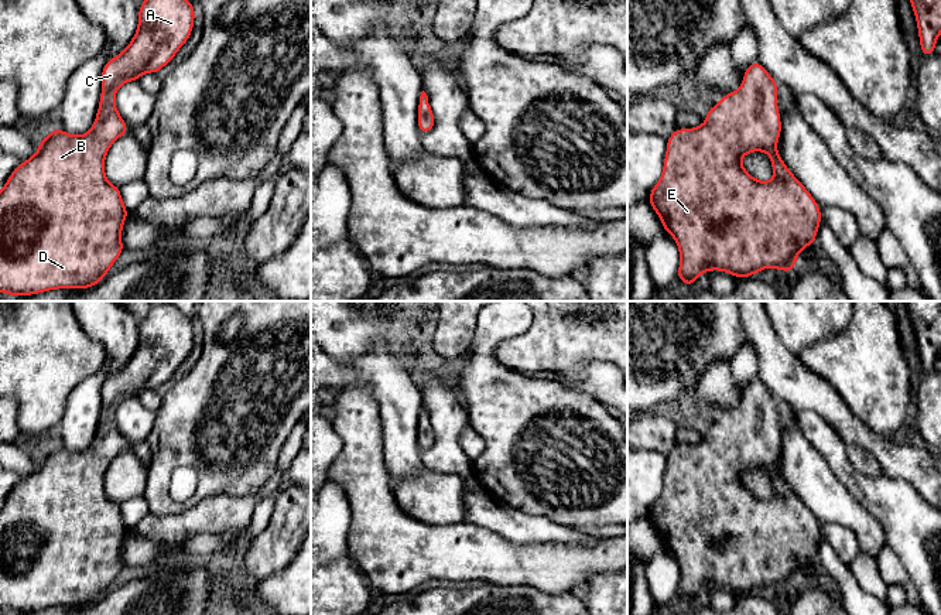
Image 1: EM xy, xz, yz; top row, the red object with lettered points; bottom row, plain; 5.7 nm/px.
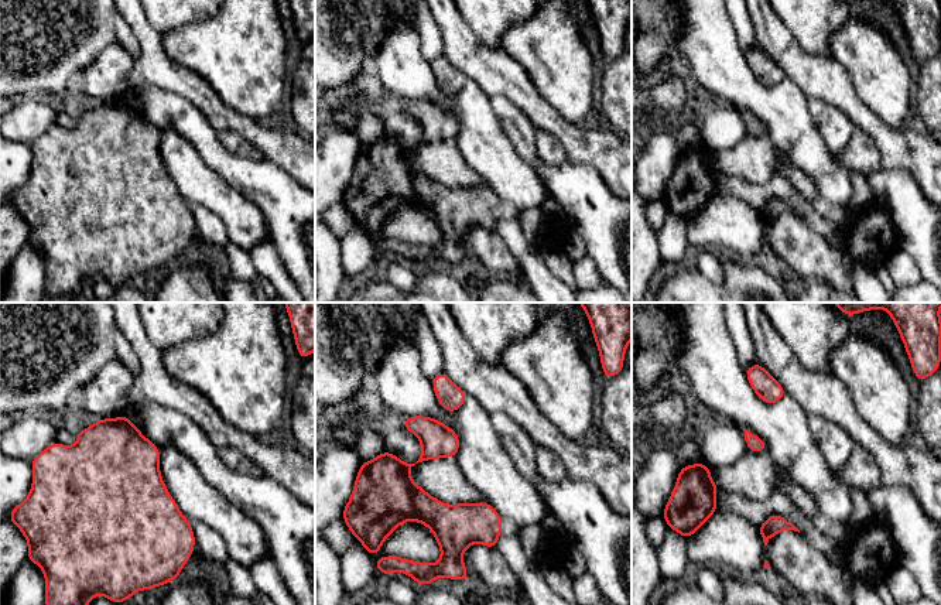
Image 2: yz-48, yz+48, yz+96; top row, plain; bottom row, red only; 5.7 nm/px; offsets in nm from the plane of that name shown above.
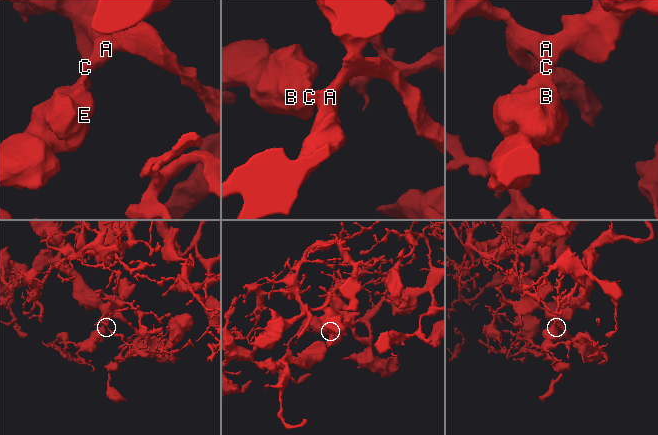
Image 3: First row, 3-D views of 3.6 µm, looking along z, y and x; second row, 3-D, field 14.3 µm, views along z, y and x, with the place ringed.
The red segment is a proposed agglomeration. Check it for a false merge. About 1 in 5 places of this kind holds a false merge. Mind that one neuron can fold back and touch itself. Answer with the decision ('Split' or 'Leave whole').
Leave whole

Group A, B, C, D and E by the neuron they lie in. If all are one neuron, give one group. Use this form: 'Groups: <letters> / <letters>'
Groups: A B C D E

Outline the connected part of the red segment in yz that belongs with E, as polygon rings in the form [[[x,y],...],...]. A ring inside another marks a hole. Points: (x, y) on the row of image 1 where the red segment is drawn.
[[[756,61],[746,68],[743,83],[738,90],[722,95],[718,105],[705,110],[708,117],[705,123],[695,129],[675,129],[667,139],[663,174],[647,201],[658,215],[663,229],[678,245],[680,267],[677,277],[688,287],[694,286],[701,273],[709,270],[728,271],[738,279],[754,276],[769,267],[786,273],[793,271],[797,254],[815,243],[822,221],[819,205],[786,167],[776,147],[781,134],[777,88],[779,83]],[[752,151],[769,154],[774,171],[771,181],[757,181],[743,168],[740,158]]]

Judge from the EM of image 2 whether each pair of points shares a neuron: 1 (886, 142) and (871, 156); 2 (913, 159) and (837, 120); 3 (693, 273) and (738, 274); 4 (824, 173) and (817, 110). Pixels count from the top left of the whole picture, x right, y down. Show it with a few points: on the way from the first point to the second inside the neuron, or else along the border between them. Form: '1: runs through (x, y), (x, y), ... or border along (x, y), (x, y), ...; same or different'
1: border along (856, 127), (872, 139), (880, 166); different
2: border along (831, 105), (837, 106), (856, 127); different
3: runs through (704, 284), (707, 287), (726, 286); same
4: border along (807, 102), (815, 127), (832, 154); different

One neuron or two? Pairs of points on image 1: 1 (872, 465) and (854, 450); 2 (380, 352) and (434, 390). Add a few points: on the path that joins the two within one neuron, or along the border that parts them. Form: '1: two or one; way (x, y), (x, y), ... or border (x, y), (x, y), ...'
1: one; way (868, 464), (858, 454)
2: two; border (420, 393), (423, 406)

